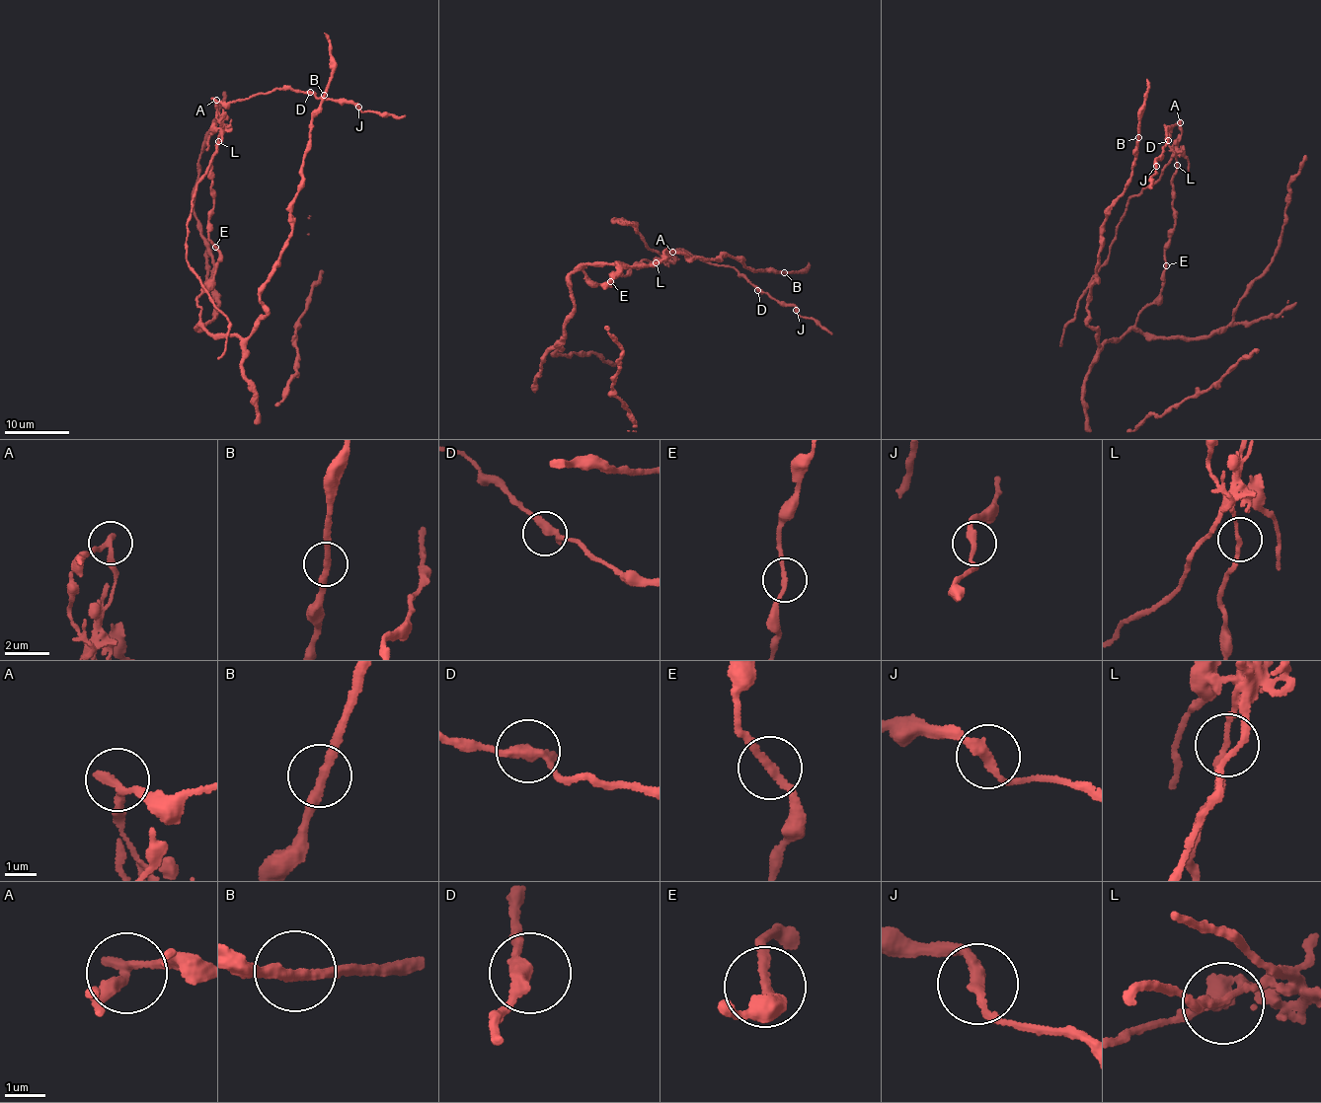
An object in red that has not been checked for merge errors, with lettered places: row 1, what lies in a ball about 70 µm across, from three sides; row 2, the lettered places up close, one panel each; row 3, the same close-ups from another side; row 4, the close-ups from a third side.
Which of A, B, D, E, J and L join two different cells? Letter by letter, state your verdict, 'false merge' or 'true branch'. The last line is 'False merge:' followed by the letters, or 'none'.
A: false merge
B: true branch
D: true branch
E: true branch
J: true branch
L: false merge
False merge: A, L

